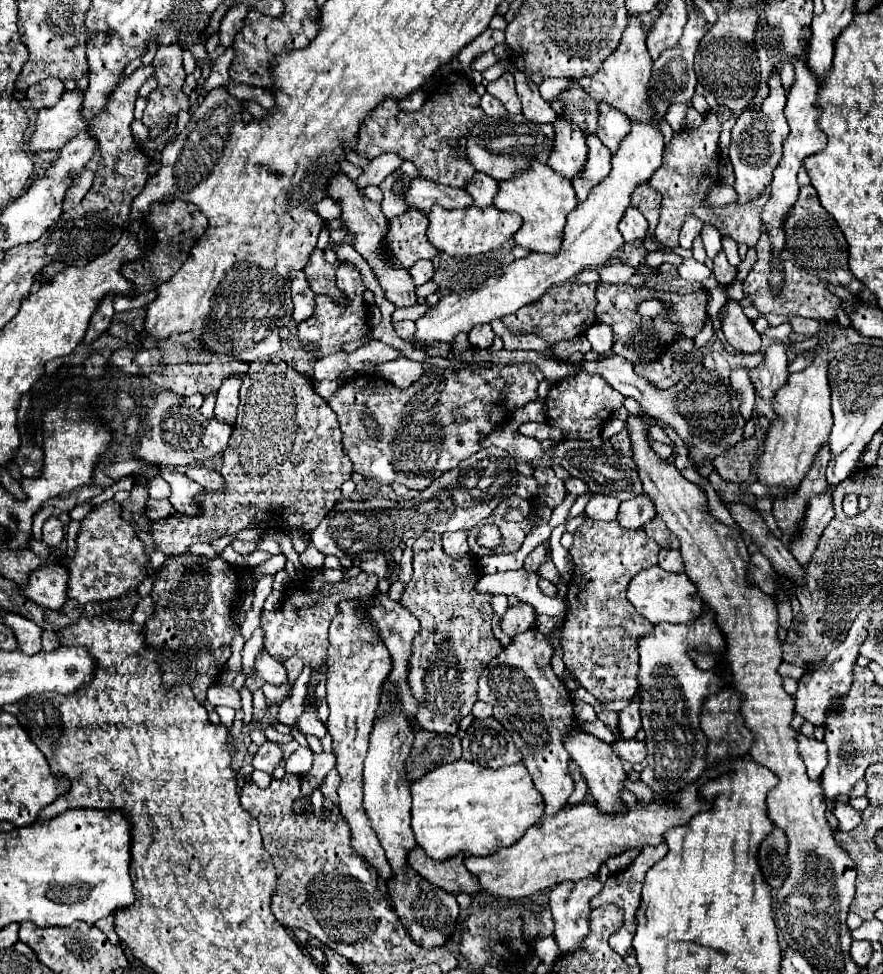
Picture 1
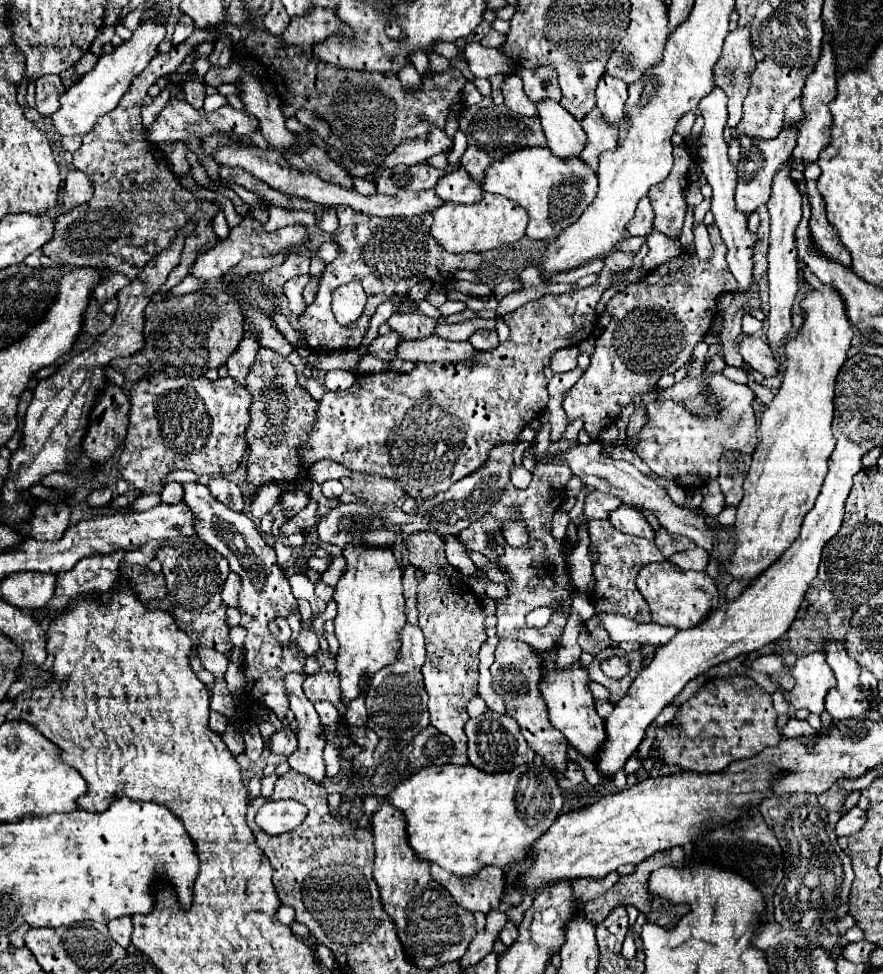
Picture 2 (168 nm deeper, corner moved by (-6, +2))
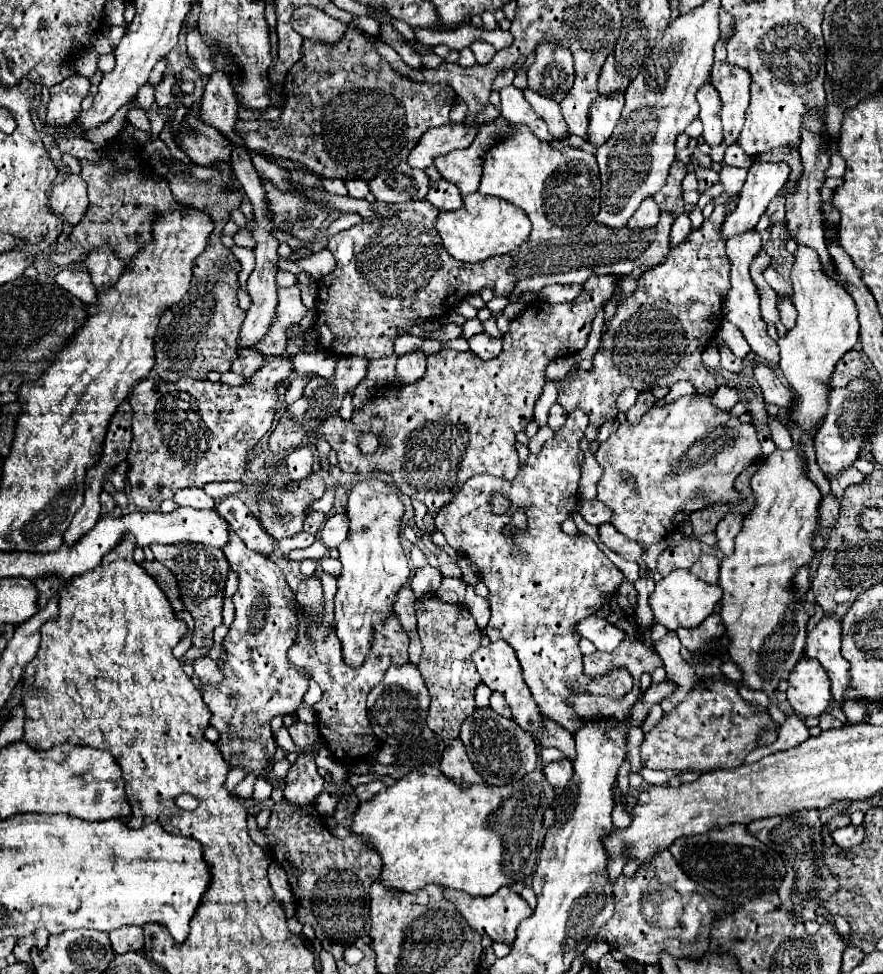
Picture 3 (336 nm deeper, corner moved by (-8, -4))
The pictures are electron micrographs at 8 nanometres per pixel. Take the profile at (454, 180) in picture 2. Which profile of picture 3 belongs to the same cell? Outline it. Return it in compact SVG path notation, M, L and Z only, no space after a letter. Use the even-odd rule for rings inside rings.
M436 180L430 184L430 190L426 194L426 200L436 206L438 210L458 210L462 208L462 196L460 190L446 182L446 180Z

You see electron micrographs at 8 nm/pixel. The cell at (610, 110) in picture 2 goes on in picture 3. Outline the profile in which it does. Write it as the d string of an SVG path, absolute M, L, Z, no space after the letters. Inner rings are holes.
M610 52L610 56L606 58L602 72L600 72L600 80L598 80L598 92L600 94L616 94L618 90L624 90L628 86L628 80L616 70L616 60L614 60L614 52Z

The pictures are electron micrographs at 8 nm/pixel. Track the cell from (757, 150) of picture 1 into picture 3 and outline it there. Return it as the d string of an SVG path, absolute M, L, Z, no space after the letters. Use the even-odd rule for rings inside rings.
M754 162L748 170L748 178L744 188L740 190L738 204L732 214L728 214L720 226L722 240L754 230L760 216L766 212L770 200L778 194L778 190L786 184L790 168L786 162Z

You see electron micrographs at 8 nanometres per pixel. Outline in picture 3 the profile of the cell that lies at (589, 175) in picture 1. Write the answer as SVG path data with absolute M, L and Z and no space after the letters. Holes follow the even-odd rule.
M624 92L612 96L598 96L590 108L590 144L602 146L610 136L614 126L618 124L620 112L624 106Z

